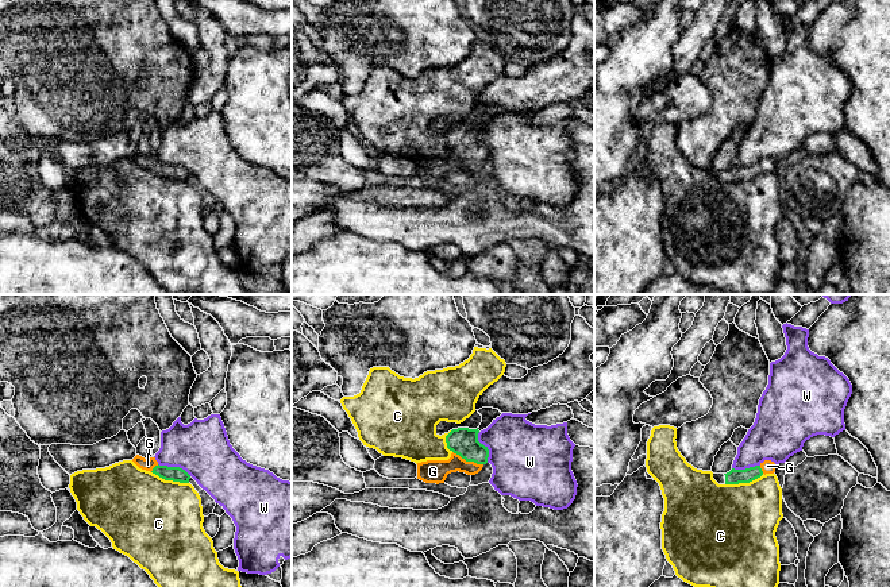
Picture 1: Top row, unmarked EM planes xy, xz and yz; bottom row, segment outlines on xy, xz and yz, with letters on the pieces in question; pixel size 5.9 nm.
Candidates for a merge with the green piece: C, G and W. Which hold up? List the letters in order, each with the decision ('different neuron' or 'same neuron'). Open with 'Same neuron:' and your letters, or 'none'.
Same neuron: G
C: different neuron
G: same neuron
W: different neuron

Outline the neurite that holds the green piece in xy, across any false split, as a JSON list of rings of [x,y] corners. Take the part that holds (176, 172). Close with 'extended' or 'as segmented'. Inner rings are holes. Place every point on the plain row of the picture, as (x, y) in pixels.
[[[136,152],[132,159],[142,167],[150,169],[165,178],[189,181],[190,173],[180,165],[159,163],[155,155],[145,157]]]; extended

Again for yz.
[[[764,158],[759,163],[750,165],[745,167],[735,167],[732,166],[727,171],[713,171],[713,177],[718,182],[739,182],[739,181],[750,181],[763,171],[774,171],[777,162],[771,158]]]; extended

